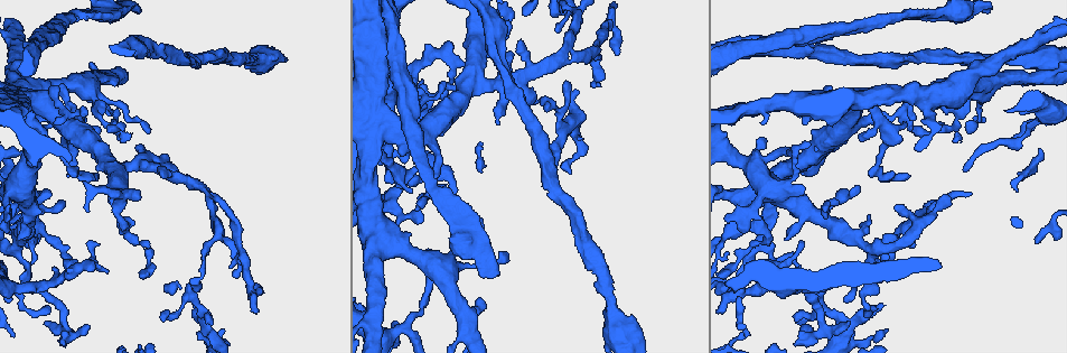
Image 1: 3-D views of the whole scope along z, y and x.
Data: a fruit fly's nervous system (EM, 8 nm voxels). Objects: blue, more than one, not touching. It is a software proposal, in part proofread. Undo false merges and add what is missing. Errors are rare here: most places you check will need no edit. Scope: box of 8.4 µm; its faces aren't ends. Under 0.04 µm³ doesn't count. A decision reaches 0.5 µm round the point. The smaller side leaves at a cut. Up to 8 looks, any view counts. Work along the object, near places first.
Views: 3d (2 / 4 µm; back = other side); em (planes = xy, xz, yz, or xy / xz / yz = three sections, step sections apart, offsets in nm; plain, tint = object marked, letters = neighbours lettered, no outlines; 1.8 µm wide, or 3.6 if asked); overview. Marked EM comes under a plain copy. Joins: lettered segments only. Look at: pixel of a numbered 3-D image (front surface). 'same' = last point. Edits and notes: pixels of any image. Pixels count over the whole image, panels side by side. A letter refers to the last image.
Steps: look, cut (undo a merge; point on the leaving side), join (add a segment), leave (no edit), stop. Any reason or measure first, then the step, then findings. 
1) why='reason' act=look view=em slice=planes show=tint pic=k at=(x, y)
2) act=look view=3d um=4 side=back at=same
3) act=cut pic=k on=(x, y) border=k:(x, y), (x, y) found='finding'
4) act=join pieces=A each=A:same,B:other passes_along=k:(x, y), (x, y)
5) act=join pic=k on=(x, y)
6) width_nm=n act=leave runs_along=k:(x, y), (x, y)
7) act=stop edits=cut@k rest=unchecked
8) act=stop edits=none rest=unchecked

why='tapers out' act=look view=3d um=2 pic=1 at=(964, 170)

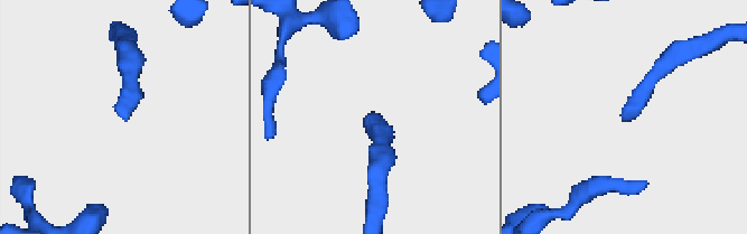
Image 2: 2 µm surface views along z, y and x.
act=look view=em slice=planes show=letters pic=2 at=(379, 113)

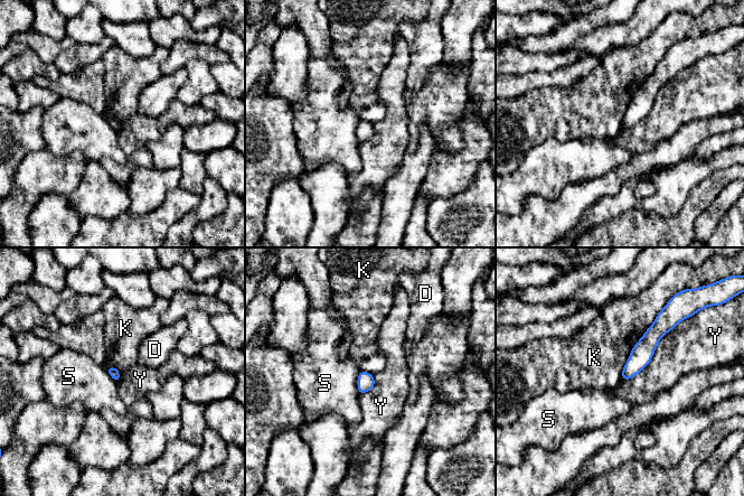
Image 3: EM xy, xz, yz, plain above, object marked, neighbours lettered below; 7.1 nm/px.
act=leave each=D:other,K:other,S:other,Y:other border=3:(664, 308), (632, 348), (621, 378) found='no lettered segment goes on from it'

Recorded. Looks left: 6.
why='calibre changes' act=look view=em slice=xy step=4 show=tint pic=1 at=(204, 323)

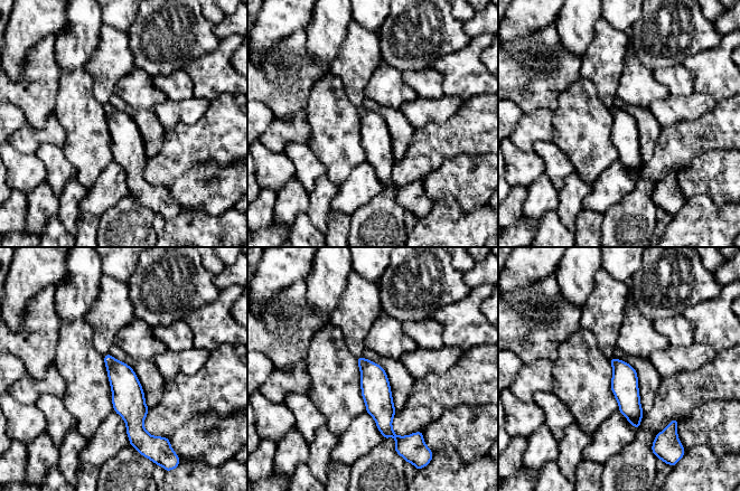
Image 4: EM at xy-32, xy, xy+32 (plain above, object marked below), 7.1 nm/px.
act=look view=em slice=planes show=letters at=same

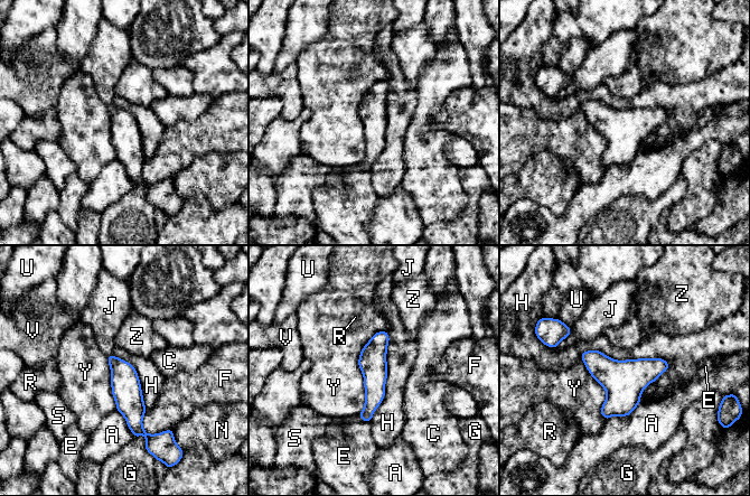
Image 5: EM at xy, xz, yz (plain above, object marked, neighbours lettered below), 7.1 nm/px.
act=leave each=A:other,C:other,E:other,F:other,G:other,H:other,J:other,N:other,R:other,S:other,U:other,V:other,Y:other,Z:other runs_along=5:(384, 334), (365, 418) found='one neuron here'

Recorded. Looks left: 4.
why='sudden change in width' act=look view=3d um=4 pic=1 at=(258, 63)

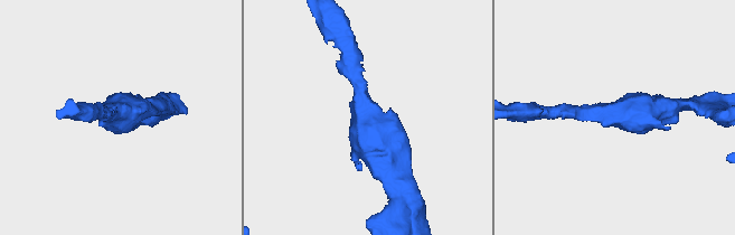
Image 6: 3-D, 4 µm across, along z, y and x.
arm_widths_nm=200,360 why='need the tissue' act=look view=em um=3.6 slice=xy step=8 show=letters pic=6 at=(609, 115)

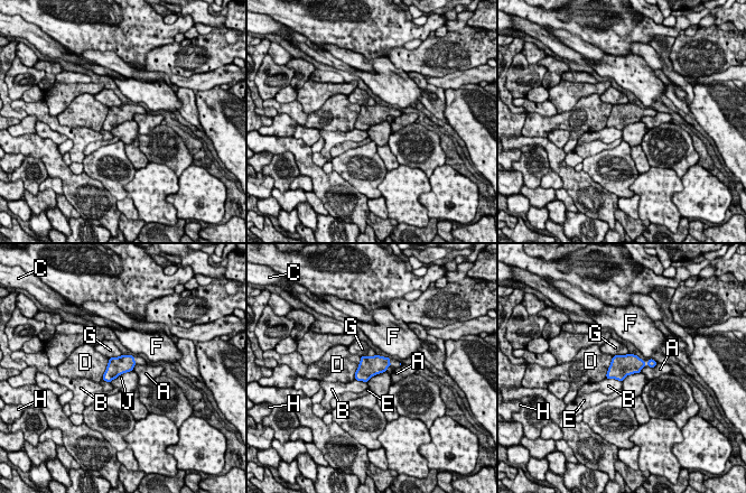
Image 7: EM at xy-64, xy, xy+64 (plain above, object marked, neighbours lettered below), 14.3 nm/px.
longest_contact=J:380nm act=leave each=A:other,B:other,C:other,D:other,E:other,F:other,G:other,H:other,J:other border=7:(132, 370), (119, 374), (110, 382) found='one neuron here'

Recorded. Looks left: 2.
act=stop edits=none rest=unchecked

